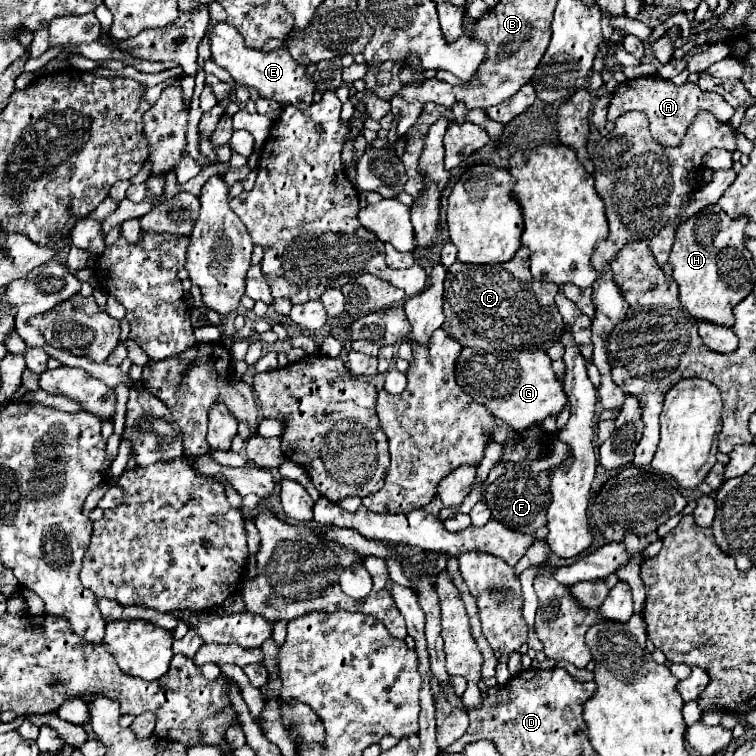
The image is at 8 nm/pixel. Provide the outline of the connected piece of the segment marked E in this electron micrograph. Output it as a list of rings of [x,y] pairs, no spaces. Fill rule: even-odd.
[[[226,22],[214,24],[214,28],[210,32],[210,48],[212,48],[212,60],[218,66],[226,68],[238,84],[256,88],[262,98],[274,100],[278,104],[292,104],[298,110],[306,110],[312,104],[316,84],[314,84],[312,76],[306,72],[306,68],[302,64],[298,64],[286,48],[278,48],[274,52],[246,48],[240,32],[236,32],[236,28],[228,26]]]

